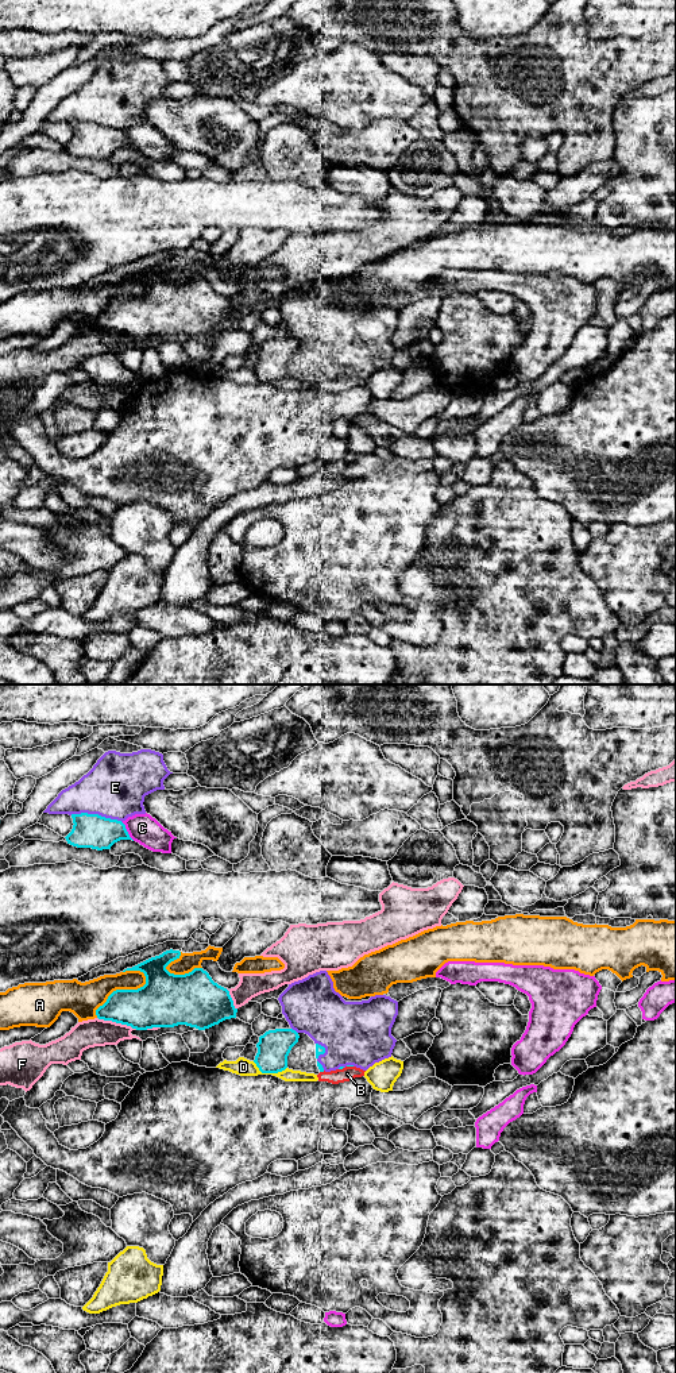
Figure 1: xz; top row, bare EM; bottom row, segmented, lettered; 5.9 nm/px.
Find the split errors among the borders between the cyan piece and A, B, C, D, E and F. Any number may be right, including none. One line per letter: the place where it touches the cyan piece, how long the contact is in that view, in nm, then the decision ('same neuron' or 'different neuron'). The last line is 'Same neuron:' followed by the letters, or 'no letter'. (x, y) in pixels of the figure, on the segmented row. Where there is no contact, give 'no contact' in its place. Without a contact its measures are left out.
A: xz (120, 990) | 400 nm | different neuron
B: xz (350, 1065) | 40 nm | different neuron
C: xz (127, 832) | 130 nm | different neuron
D: xz (269, 1072) | 220 nm | different neuron
E: xz (96, 814) | 320 nm | different neuron
F: xz (116, 1022) | 240 nm | different neuron
Same neuron: no letter

